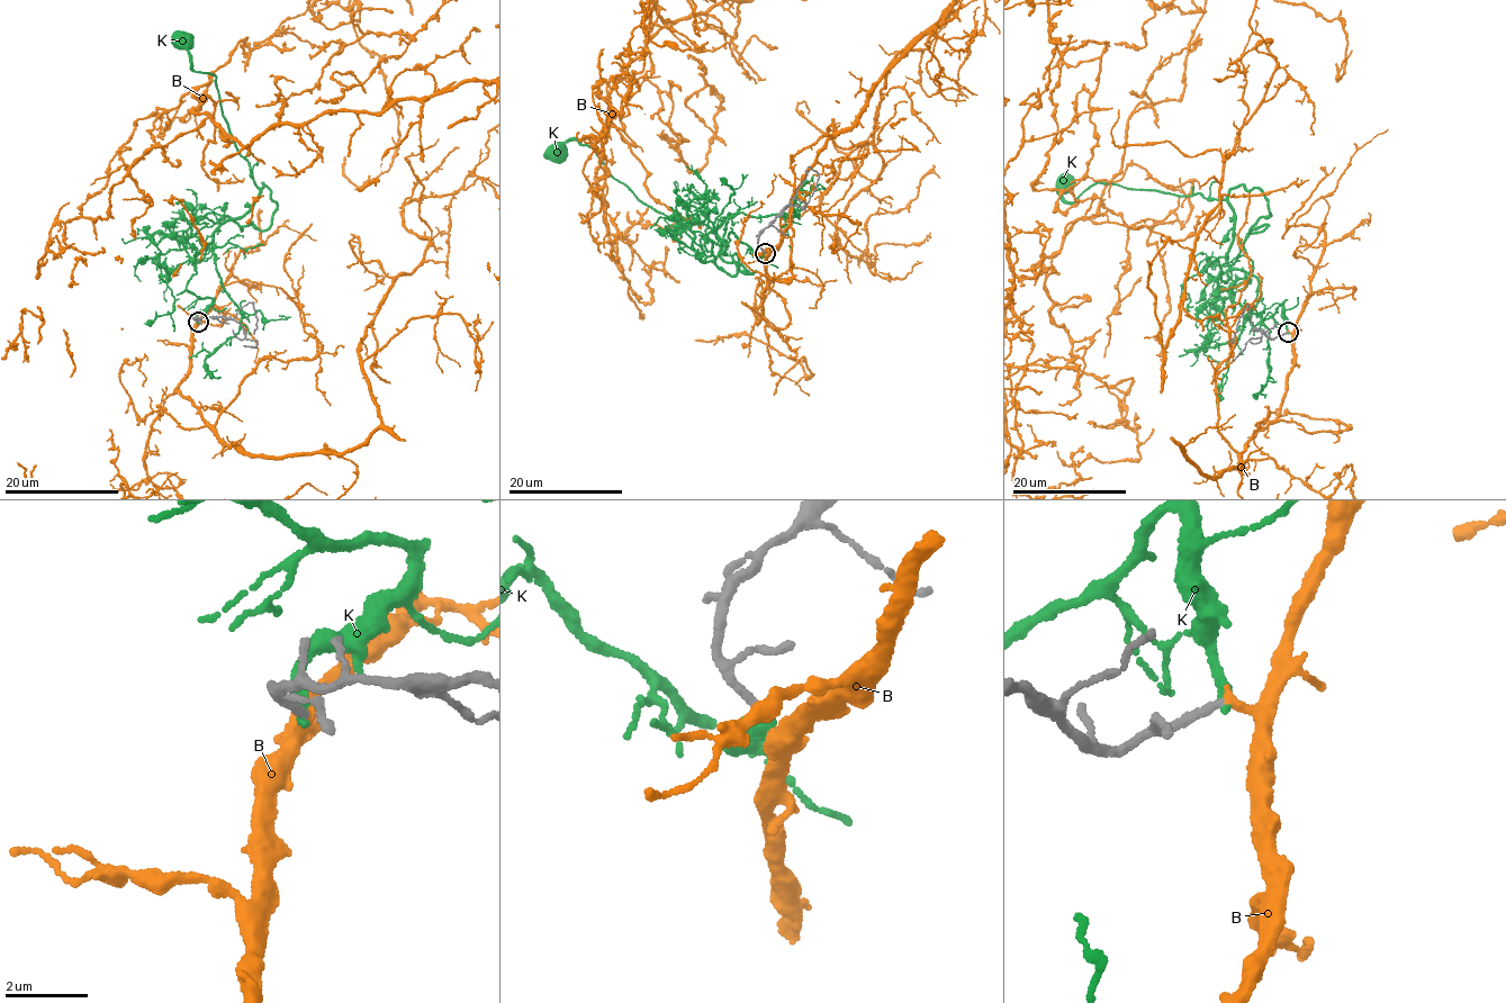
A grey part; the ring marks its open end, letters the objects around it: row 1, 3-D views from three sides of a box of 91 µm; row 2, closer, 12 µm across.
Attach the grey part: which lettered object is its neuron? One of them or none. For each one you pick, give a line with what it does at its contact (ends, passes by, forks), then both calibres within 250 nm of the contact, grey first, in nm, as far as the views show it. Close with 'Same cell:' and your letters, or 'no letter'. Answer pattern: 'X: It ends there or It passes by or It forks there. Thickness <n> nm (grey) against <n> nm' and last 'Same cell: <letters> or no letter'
B: It ends there. Thickness 190 nm (grey) against 220 nm
Same cell: B

